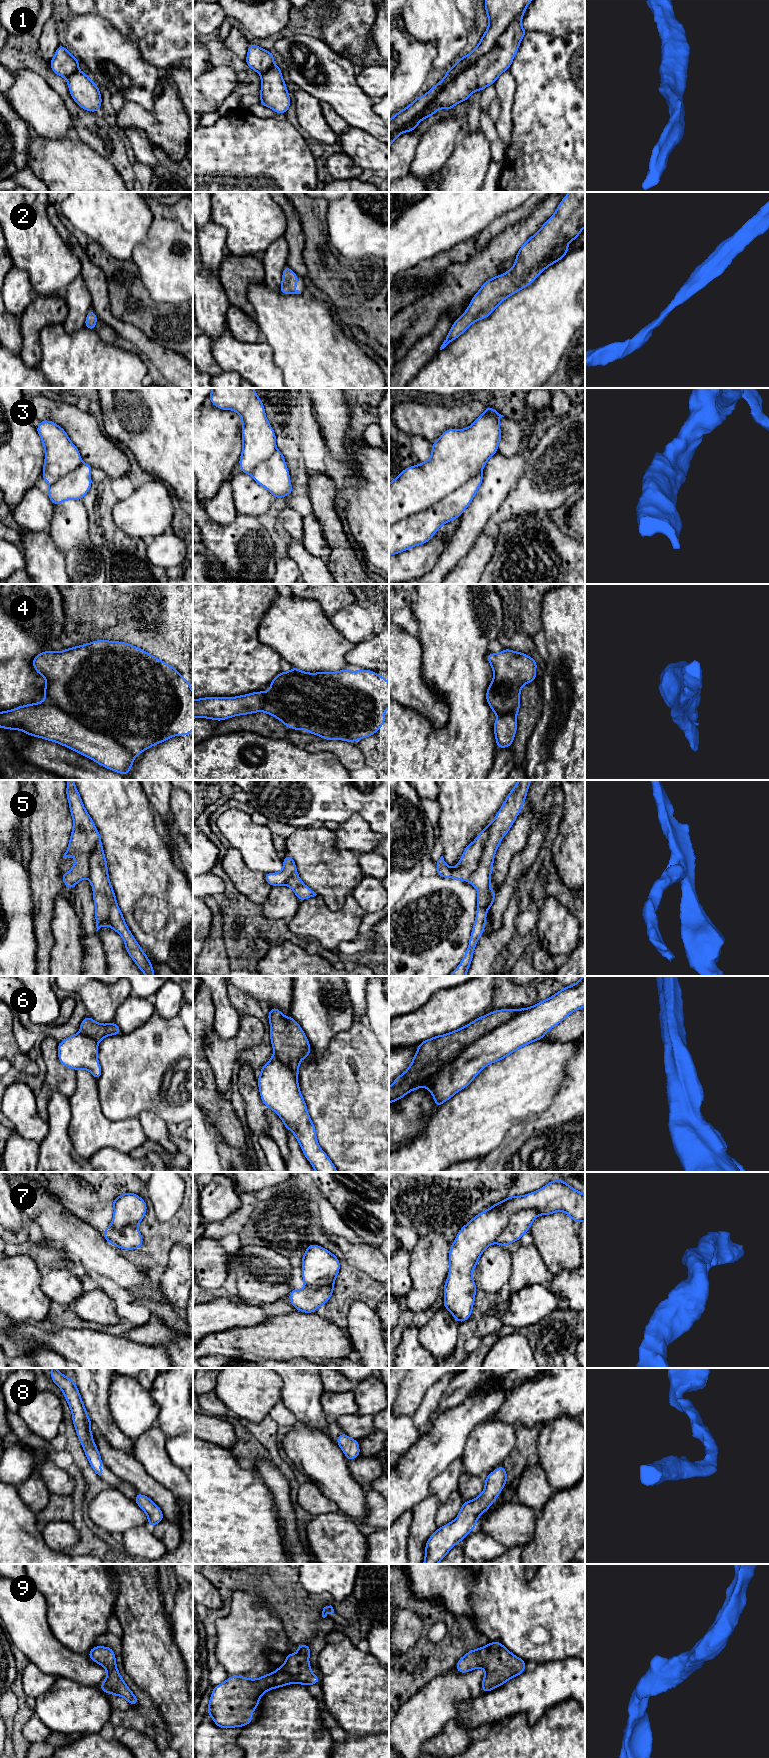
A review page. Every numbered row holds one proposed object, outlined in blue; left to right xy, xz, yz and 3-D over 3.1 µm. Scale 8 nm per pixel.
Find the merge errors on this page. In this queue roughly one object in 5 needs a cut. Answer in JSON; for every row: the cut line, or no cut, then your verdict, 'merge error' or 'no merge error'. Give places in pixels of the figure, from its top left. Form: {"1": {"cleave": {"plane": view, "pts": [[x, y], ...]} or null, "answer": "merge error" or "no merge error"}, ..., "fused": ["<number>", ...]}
{"1": {"cleave": null, "answer": "no merge error"}, "2": {"cleave": null, "answer": "no merge error"}, "3": {"cleave": null, "answer": "no merge error"}, "4": {"cleave": null, "answer": "no merge error"}, "5": {"cleave": null, "answer": "no merge error"}, "6": {"cleave": {"plane": "yz", "pts": [[525, 1008], [478, 1037], [454, 1059], [418, 1080], [410, 1090]]}, "answer": "merge error"}, "7": {"cleave": null, "answer": "no merge error"}, "8": {"cleave": null, "answer": "no merge error"}, "9": {"cleave": null, "answer": "no merge error"}, "fused": ["6"]}

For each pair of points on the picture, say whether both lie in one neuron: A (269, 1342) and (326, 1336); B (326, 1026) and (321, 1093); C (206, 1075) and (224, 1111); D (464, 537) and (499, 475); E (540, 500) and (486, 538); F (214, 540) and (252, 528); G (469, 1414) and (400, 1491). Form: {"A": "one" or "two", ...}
{"A": "one", "B": "two", "C": "one", "D": "one", "E": "one", "F": "one", "G": "one"}

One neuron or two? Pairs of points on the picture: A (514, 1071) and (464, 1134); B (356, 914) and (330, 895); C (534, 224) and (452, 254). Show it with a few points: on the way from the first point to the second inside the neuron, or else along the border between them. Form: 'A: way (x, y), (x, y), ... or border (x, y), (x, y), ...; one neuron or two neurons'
A: way (508, 1087), (477, 1118); one neuron
B: border (350, 894), (337, 910), (331, 910), (322, 899); two neurons
C: border (478, 248), (467, 261), (459, 262); two neurons

